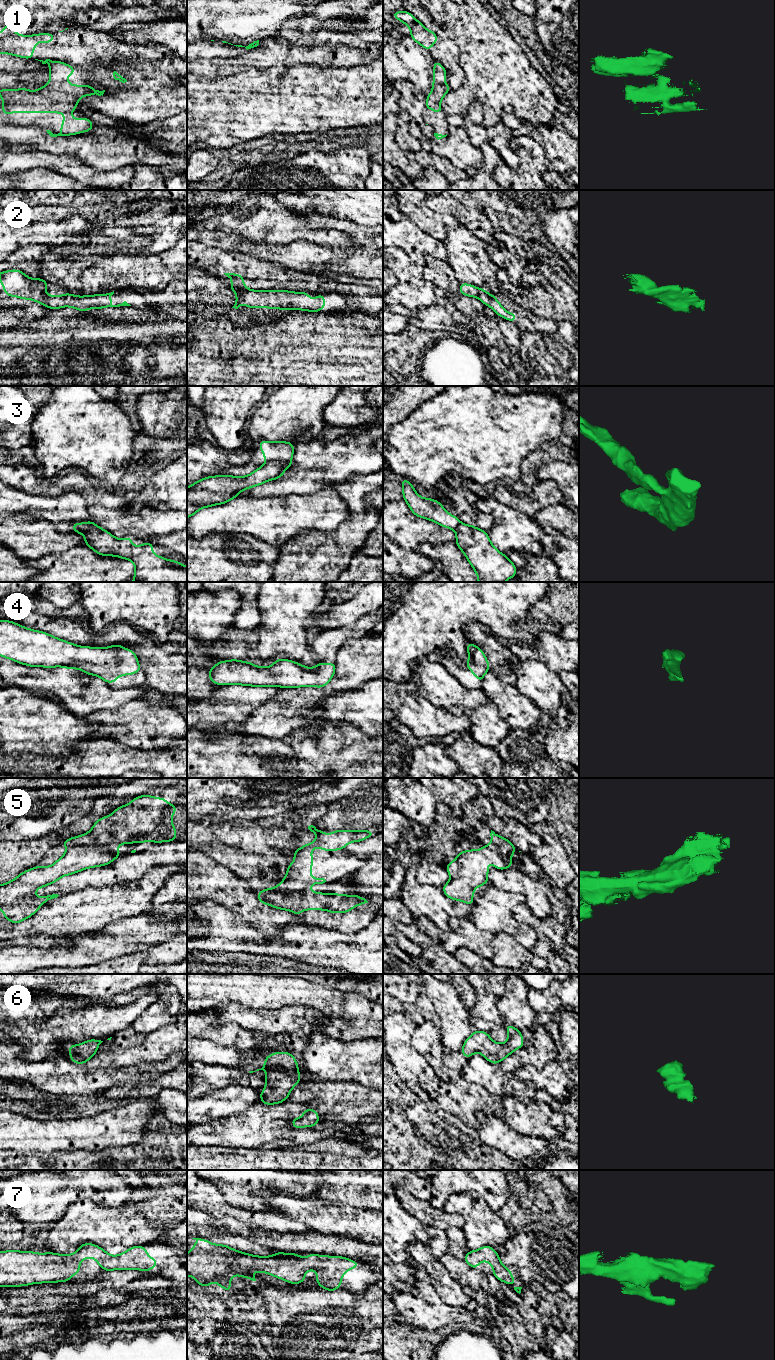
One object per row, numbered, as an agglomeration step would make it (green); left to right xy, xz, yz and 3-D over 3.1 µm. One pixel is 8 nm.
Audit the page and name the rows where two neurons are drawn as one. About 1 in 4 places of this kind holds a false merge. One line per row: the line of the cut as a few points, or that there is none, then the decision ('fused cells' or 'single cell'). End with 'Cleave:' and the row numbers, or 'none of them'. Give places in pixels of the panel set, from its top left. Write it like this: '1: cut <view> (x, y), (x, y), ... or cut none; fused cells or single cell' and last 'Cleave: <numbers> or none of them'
1: cut xy (45, 60), (48, 62); fused cells
2: cut none; single cell
3: cut xz (290, 460), (270, 460), (268, 462); fused cells
4: cut none; single cell
5: cut xy (67, 848), (75, 846), (105, 846), (117, 856); fused cells
6: cut none; single cell
7: cut none; single cell
Cleave: 1, 3, 5

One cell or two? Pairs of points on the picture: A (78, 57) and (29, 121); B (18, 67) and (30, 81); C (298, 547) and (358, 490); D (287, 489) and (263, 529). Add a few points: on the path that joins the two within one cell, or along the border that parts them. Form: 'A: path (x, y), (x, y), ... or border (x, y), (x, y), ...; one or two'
A: border (52, 60), (60, 60), (73, 66), (96, 65); two
B: border (45, 65), (29, 71), (10, 72); two
C: path (323, 552), (335, 552), (352, 535), (358, 515); one
D: border (306, 494), (264, 496), (260, 498); two

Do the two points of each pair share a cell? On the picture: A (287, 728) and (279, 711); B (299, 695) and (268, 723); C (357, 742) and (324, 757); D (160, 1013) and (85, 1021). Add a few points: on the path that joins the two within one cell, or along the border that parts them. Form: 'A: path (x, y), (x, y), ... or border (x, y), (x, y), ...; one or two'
A: path (283, 724), (279, 720), (279, 715); one
B: path (291, 702), (276, 715); one
C: path (349, 746), (332, 749); one
D: border (158, 1000), (154, 1001), (130, 1026); two

